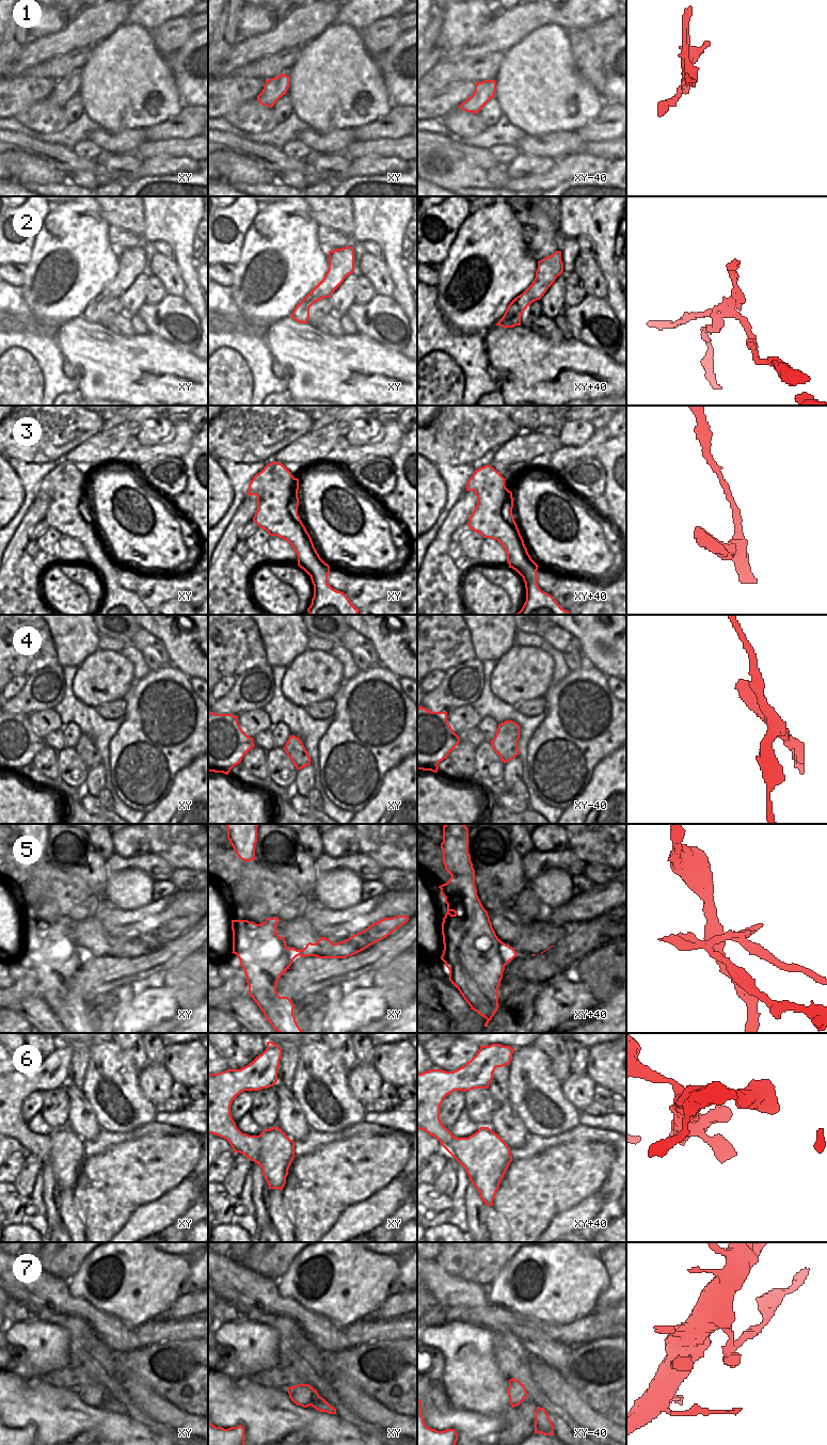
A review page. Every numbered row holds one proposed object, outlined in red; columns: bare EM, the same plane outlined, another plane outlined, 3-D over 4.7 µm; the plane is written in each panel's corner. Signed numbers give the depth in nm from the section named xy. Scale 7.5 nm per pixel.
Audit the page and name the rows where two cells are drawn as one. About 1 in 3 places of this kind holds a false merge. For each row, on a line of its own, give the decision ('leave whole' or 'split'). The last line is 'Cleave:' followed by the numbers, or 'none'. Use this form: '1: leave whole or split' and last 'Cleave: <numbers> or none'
1: split
2: leave whole
3: leave whole
4: split
5: split
6: leave whole
7: leave whole
Cleave: 1, 4, 5

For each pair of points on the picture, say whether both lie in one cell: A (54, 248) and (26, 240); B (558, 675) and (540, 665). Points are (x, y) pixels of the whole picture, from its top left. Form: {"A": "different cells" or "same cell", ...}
{"A": "different cells", "B": "different cells"}

